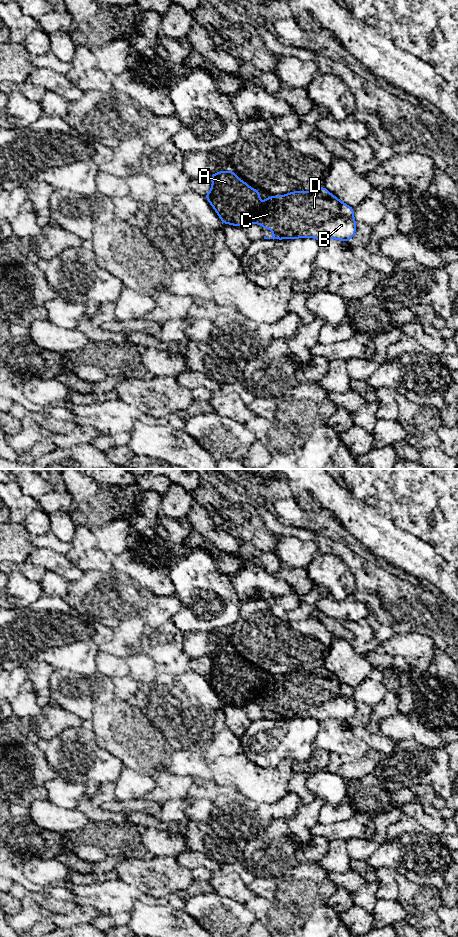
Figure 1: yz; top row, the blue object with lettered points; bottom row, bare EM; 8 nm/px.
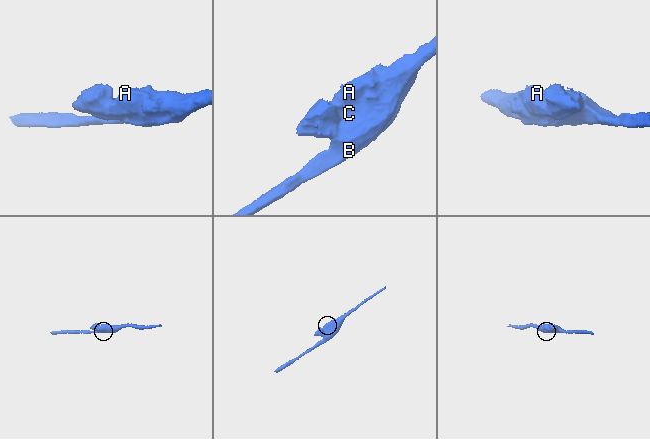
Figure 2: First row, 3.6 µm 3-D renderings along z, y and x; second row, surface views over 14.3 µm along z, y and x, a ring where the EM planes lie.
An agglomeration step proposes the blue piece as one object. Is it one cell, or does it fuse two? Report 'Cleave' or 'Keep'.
Cleave

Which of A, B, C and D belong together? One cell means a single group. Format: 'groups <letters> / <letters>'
groups A / B C D

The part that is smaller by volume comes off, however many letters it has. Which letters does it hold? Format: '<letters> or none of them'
A

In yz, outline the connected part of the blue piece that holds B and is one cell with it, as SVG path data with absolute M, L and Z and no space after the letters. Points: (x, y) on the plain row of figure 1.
M324 666L314 671L294 671L285 675L268 676L262 683L260 671L257 671L258 686L253 687L251 676L251 695L247 697L247 704L259 704L264 709L271 710L274 715L269 719L314 718L322 722L331 718L347 722L356 714L354 688L339 680Z

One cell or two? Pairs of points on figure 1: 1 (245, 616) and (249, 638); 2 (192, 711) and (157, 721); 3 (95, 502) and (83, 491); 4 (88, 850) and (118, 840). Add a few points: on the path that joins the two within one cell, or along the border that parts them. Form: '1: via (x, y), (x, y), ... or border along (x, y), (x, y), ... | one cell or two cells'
1: via (249, 621), (249, 633) | one cell
2: via (183, 711), (166, 712) | one cell
3: via (92, 499), (86, 493) | one cell
4: via (95, 844), (99, 840), (111, 840) | one cell

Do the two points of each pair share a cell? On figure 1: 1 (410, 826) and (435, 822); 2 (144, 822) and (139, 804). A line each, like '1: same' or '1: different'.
1: different
2: different

